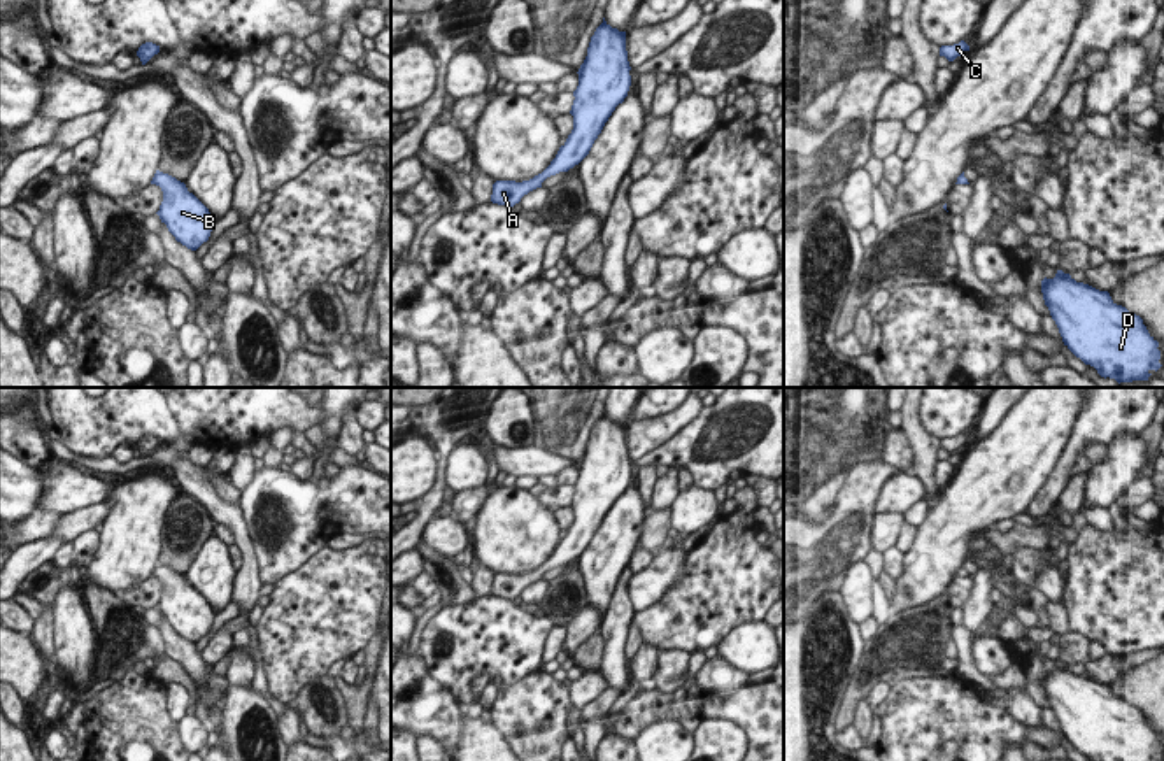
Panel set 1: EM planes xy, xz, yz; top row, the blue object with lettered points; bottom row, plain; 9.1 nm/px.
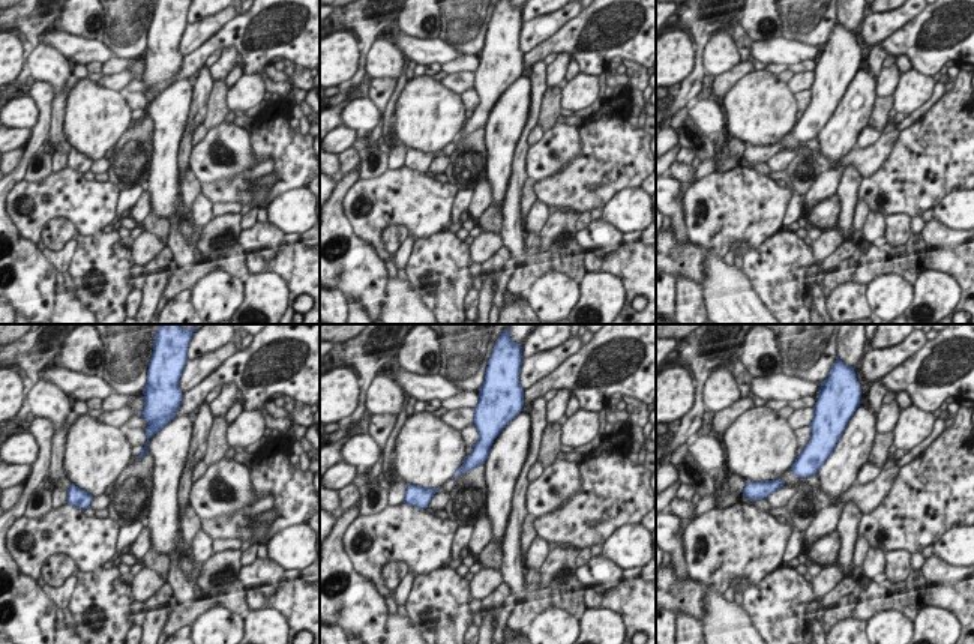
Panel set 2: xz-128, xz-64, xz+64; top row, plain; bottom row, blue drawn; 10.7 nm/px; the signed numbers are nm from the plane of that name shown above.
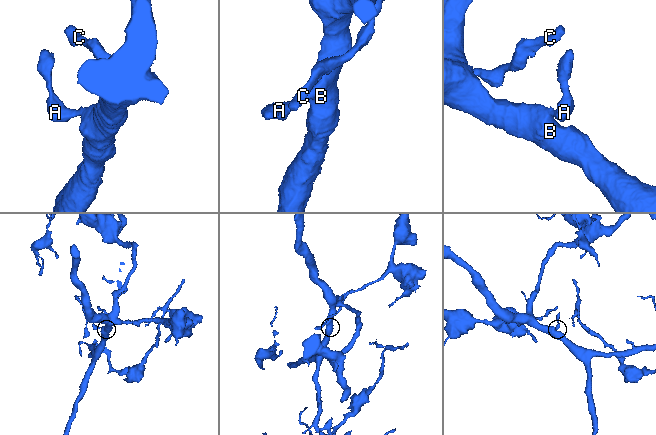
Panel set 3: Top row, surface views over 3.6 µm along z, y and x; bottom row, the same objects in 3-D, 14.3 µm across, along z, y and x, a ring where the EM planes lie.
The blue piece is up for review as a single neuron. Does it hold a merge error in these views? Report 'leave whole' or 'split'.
leave whole

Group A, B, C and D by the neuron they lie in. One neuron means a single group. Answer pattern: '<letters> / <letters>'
A B C D

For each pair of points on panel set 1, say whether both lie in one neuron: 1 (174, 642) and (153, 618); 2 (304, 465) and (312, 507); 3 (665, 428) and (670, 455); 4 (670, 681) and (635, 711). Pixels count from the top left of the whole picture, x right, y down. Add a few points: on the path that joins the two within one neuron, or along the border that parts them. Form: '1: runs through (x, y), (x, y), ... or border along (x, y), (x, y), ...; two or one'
1: border along (163, 616), (156, 626); two
2: border along (290, 472), (300, 479), (311, 476); two
3: border along (700, 414), (637, 462); two
4: border along (661, 691), (670, 695); two

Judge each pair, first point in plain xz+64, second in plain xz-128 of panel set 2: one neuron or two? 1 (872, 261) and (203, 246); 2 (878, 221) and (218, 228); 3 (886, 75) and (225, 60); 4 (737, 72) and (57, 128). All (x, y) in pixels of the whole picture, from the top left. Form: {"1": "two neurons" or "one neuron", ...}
{"1": "two neurons", "2": "two neurons", "3": "one neuron", "4": "two neurons"}

